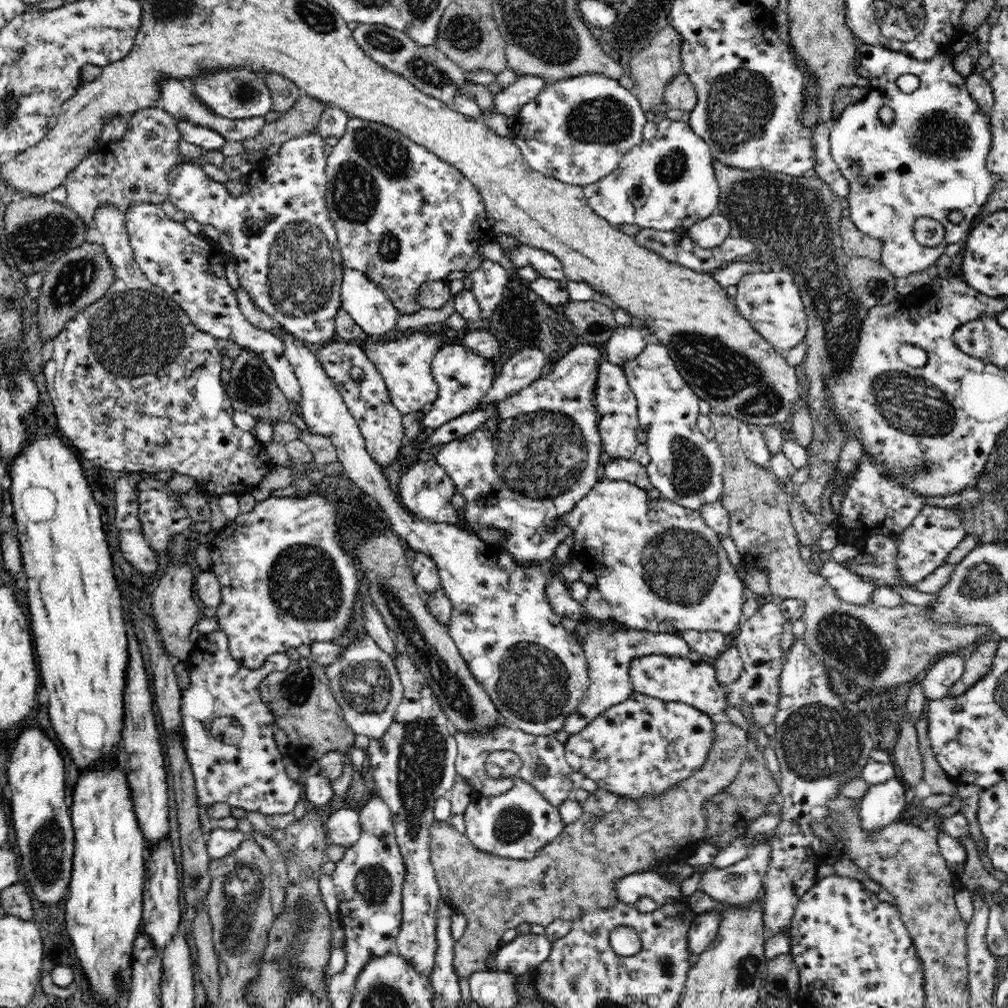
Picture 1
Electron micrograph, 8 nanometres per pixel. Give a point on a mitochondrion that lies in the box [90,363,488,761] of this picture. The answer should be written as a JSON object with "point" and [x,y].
{"point":[304,583]}

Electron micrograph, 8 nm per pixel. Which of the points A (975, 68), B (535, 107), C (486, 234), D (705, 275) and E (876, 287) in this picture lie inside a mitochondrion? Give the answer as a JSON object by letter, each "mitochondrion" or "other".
{"A":"other","B":"other","C":"other","D":"other","E":"mitochondrion"}

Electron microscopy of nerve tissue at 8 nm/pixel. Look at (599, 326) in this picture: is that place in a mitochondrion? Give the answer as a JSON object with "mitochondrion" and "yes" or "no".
{"mitochondrion":"yes"}

